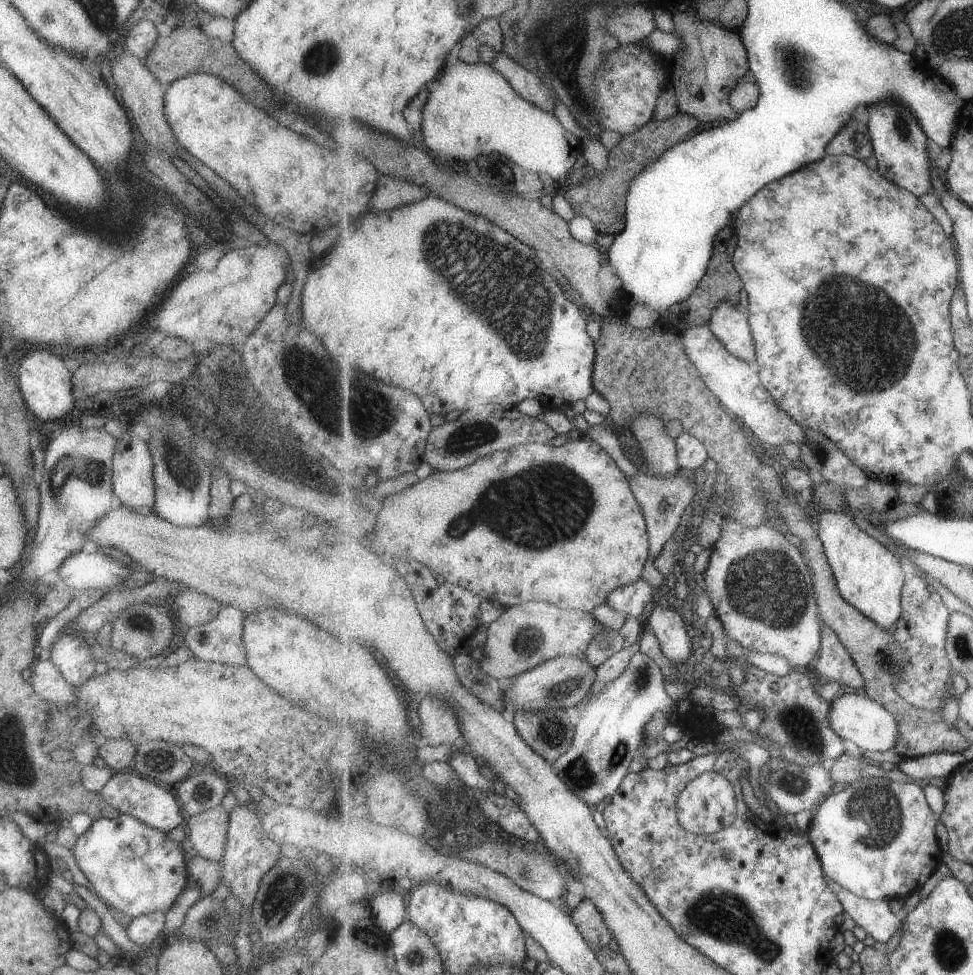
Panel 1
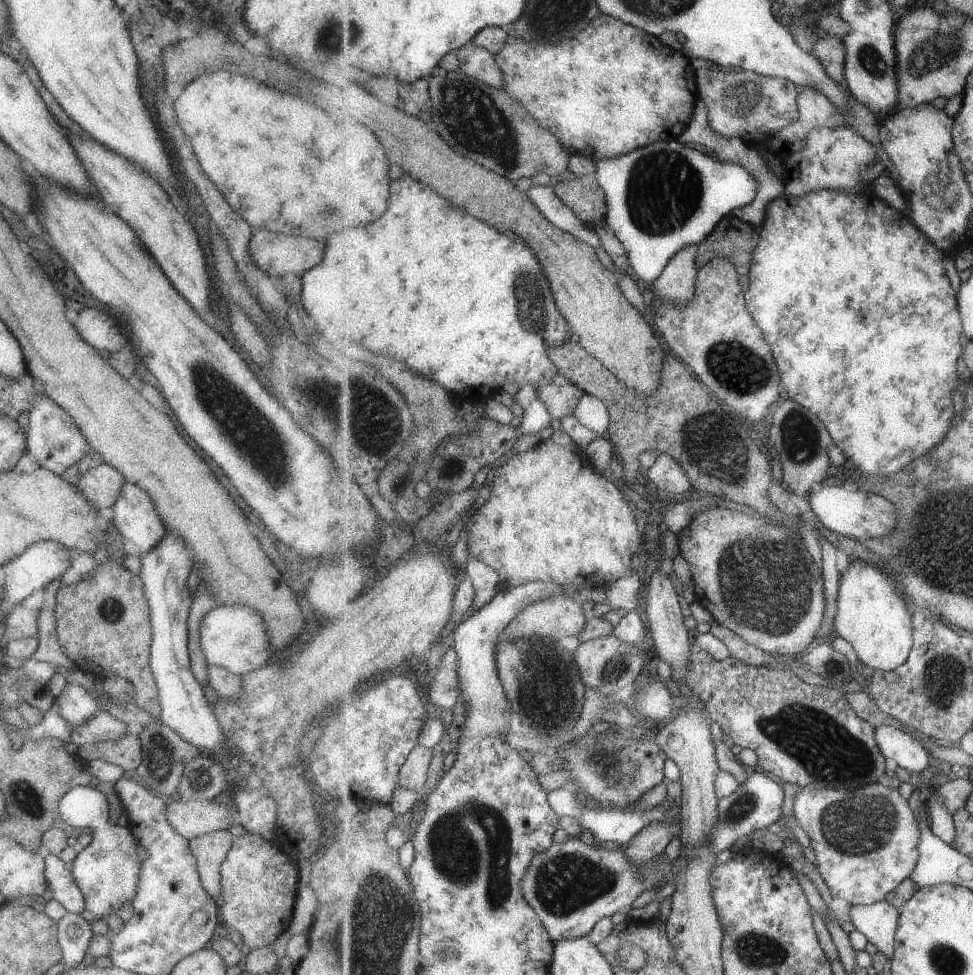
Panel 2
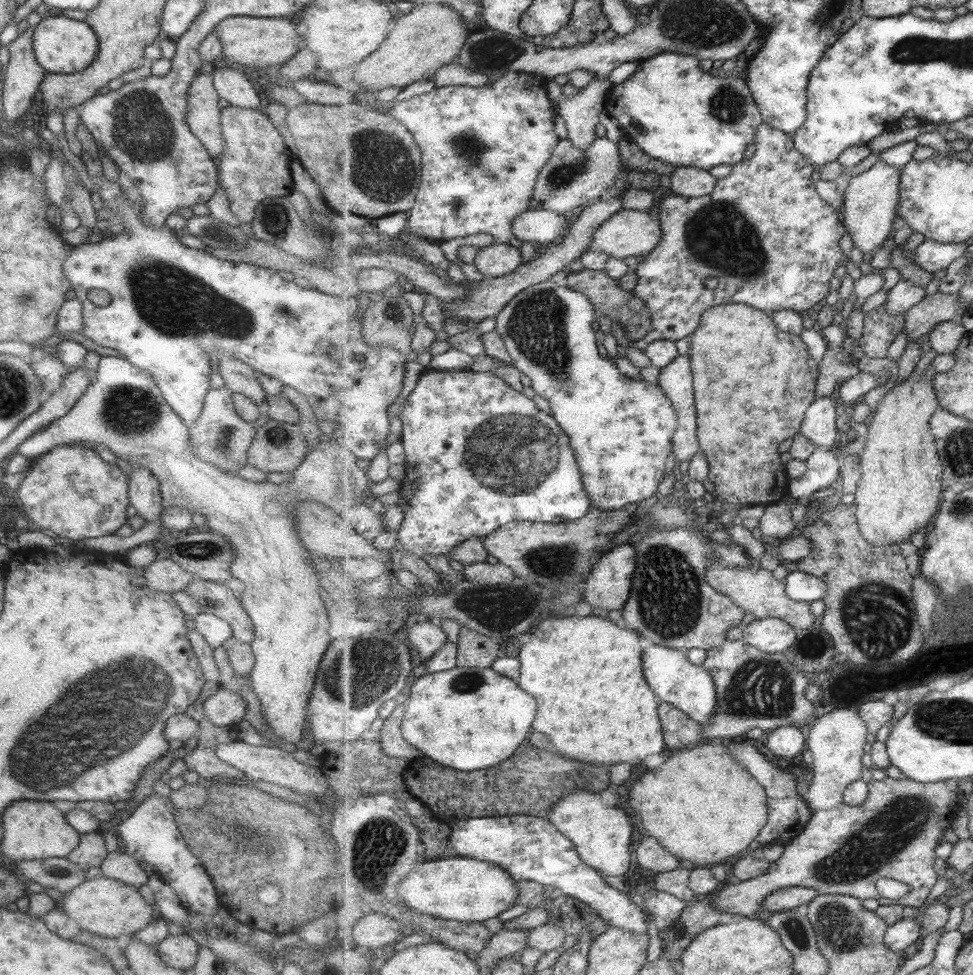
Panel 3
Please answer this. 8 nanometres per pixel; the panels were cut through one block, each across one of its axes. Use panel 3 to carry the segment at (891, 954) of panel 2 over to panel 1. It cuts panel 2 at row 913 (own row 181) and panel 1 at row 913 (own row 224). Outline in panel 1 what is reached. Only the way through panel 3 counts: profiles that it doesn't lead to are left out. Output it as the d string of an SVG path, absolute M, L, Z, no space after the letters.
M832 883L832 889L844 904L844 916L855 920L876 941L886 943L902 928L903 920L893 914L889 899L864 899L839 883Z

